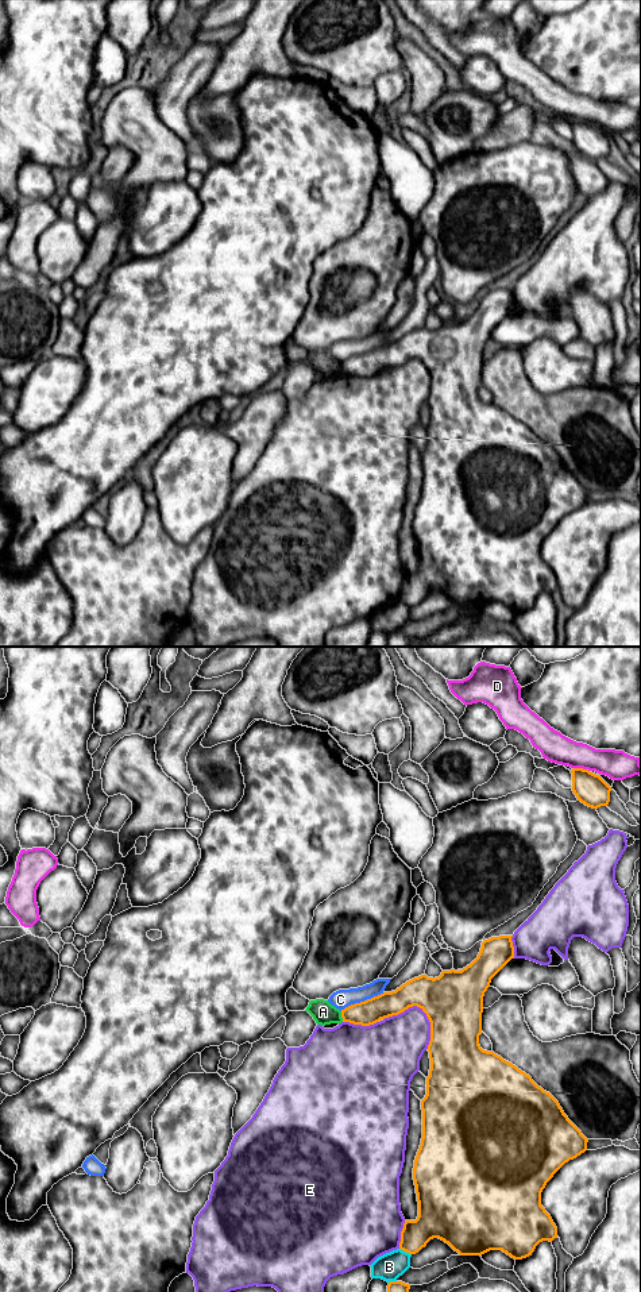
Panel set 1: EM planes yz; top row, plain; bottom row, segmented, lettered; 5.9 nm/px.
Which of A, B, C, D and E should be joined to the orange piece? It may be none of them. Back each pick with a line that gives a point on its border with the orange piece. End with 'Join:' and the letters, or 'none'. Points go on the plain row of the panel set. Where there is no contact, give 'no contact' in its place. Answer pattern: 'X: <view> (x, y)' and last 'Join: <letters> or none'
Join: none

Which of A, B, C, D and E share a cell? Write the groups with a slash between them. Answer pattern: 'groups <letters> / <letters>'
groups A / B / C / D / E

